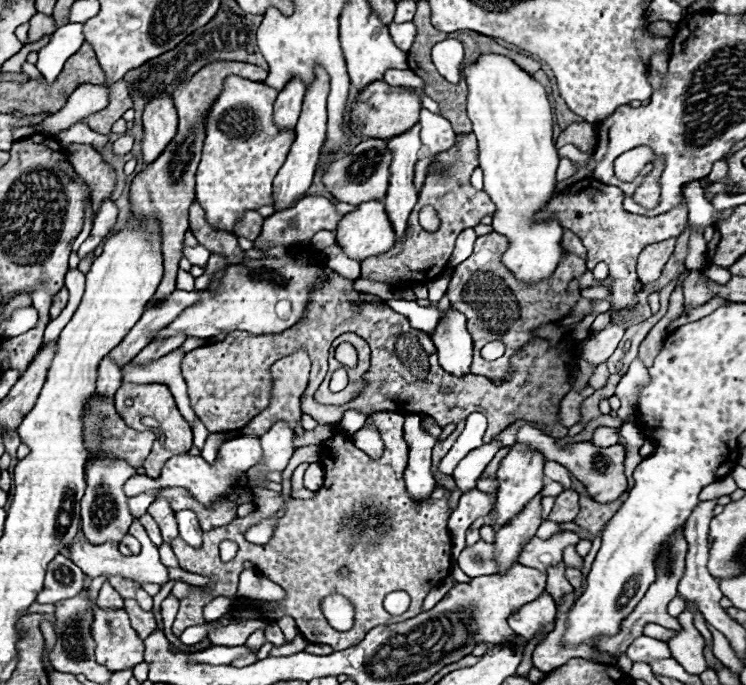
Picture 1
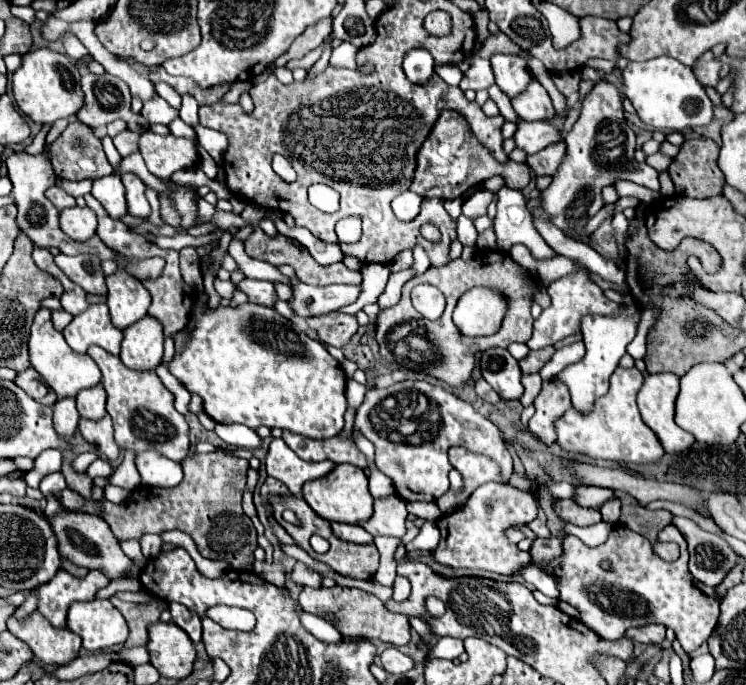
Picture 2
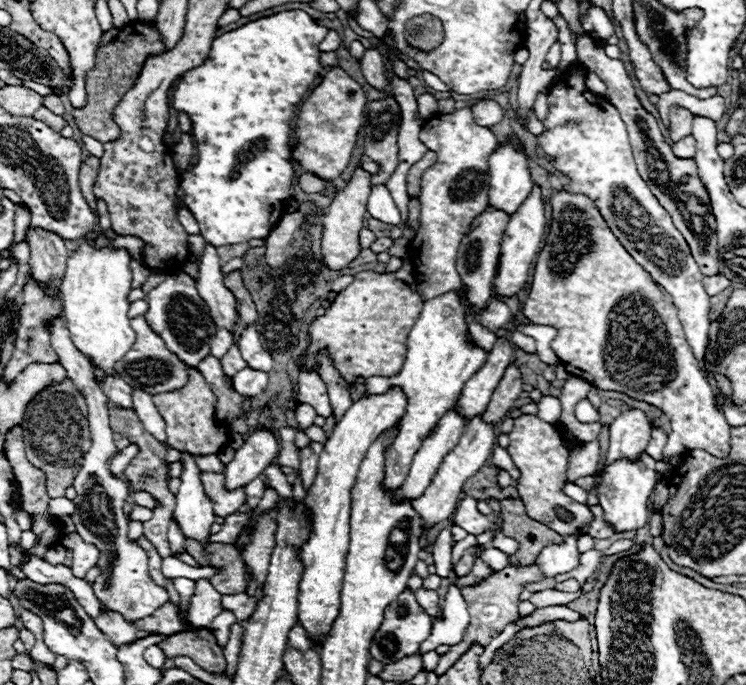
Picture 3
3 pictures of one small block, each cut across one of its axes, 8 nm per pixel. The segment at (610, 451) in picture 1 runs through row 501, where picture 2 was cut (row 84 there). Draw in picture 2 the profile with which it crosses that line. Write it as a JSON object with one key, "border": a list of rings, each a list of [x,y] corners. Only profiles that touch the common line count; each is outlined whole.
{"border":[[[600,80],[596,86],[586,94],[582,100],[582,110],[580,118],[572,126],[570,134],[566,136],[568,152],[566,152],[566,162],[562,162],[562,170],[554,174],[552,184],[542,190],[540,204],[544,212],[550,216],[550,222],[560,228],[566,236],[590,244],[592,236],[582,236],[578,230],[582,230],[590,216],[594,216],[602,208],[602,196],[600,190],[616,178],[636,182],[640,186],[646,186],[650,190],[660,190],[658,182],[658,172],[646,164],[634,164],[634,150],[636,150],[636,134],[628,126],[624,118],[624,108],[622,108],[622,96],[618,88],[608,82]]]}

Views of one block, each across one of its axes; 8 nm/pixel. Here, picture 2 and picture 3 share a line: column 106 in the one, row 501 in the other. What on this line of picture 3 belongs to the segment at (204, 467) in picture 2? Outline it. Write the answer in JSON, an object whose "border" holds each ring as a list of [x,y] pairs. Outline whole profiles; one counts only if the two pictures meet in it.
{"border":[[[520,498],[502,500],[502,514],[504,514],[502,532],[518,542],[518,550],[510,556],[510,564],[530,566],[534,564],[538,550],[542,550],[542,546],[562,544],[564,540],[546,524],[528,518],[524,502]]]}

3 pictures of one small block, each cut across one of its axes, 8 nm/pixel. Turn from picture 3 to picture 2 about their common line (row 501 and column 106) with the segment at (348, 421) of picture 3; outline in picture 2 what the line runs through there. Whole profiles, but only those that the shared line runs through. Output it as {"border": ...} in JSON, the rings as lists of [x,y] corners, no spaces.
{"border":[[[92,304],[88,310],[74,316],[62,334],[66,342],[80,354],[86,354],[86,350],[94,344],[114,356],[120,354],[122,330],[112,326],[106,304]]]}

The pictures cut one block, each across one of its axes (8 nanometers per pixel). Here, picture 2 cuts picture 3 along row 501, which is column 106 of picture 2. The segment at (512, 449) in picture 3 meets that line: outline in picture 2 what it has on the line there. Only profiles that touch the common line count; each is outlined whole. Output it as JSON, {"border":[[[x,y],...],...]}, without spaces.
{"border":[[[60,510],[52,518],[46,518],[56,534],[58,540],[58,552],[62,556],[62,562],[68,560],[76,566],[84,566],[88,570],[102,570],[108,574],[110,580],[124,576],[124,572],[130,568],[130,558],[122,552],[116,536],[112,534],[108,522],[102,516],[96,514],[84,514],[84,512],[72,512],[72,510]]]}

